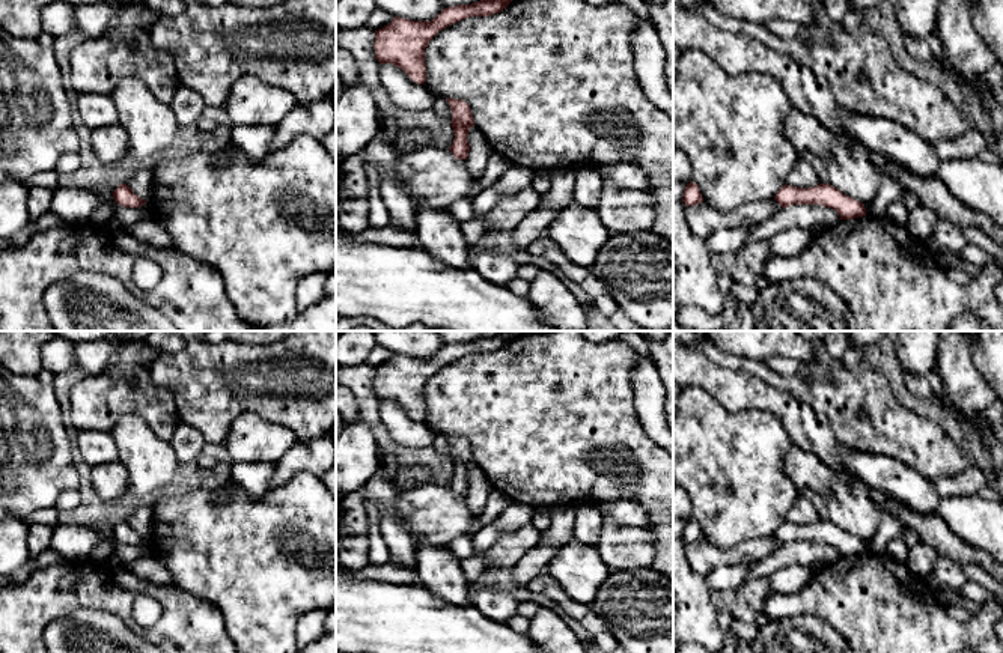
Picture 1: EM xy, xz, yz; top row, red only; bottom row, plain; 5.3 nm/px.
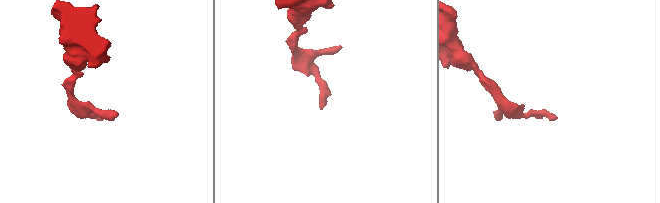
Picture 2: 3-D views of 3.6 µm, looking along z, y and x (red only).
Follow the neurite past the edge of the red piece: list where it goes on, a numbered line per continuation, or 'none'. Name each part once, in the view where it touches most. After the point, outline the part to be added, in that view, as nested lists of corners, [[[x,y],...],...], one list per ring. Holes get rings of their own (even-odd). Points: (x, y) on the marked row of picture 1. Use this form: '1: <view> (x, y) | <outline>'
none

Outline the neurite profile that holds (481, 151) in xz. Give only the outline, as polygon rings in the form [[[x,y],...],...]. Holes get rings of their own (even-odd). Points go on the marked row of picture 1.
[[[476,126],[470,128],[467,138],[470,144],[470,152],[467,158],[470,173],[474,176],[474,179],[480,181],[480,178],[483,176],[488,158],[494,150]]]

